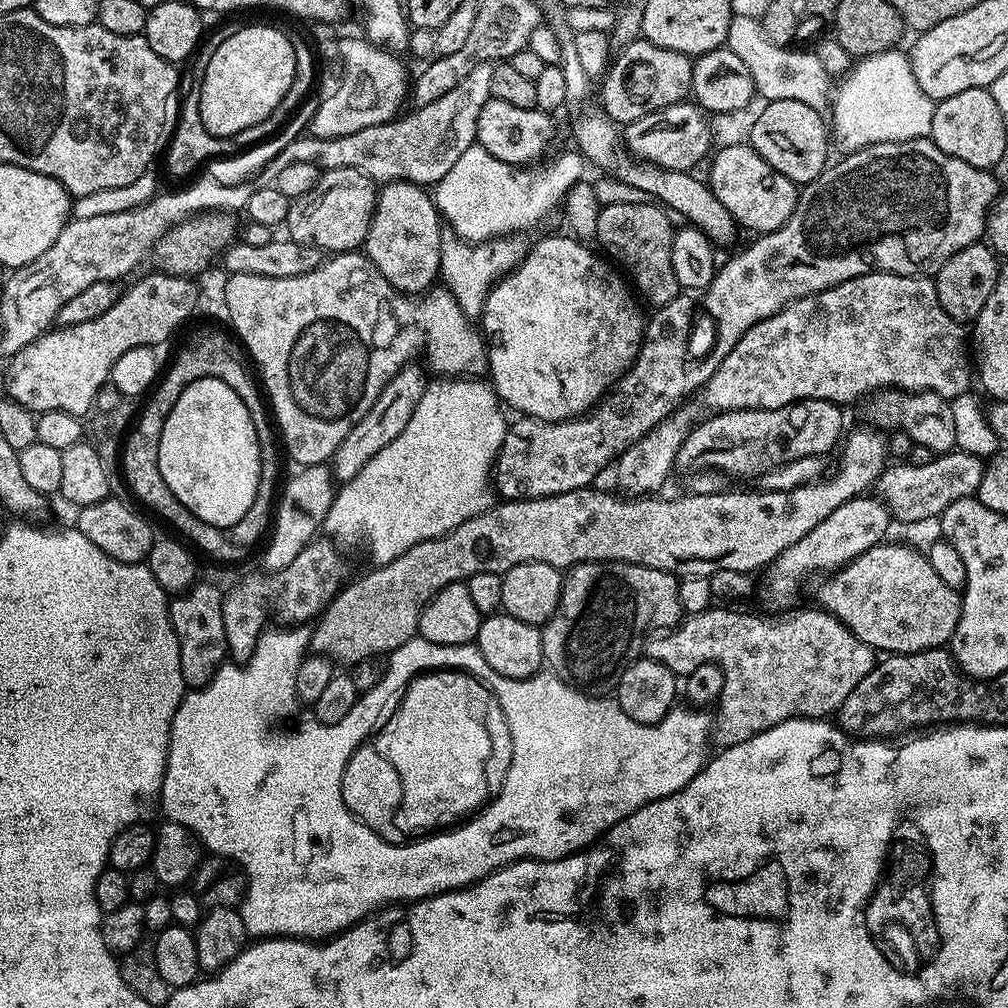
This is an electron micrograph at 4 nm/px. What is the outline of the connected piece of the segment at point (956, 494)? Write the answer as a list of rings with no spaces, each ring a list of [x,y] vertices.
[[[959,450],[937,455],[927,466],[914,466],[907,462],[896,462],[885,467],[878,481],[878,496],[898,521],[916,524],[919,520],[932,520],[944,515],[950,502],[958,502],[958,498],[975,496],[982,482],[985,461],[979,456],[971,456]]]

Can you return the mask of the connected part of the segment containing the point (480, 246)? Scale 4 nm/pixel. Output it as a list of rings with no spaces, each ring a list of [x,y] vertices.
[[[447,226],[440,230],[440,276],[443,287],[454,294],[458,306],[469,318],[484,315],[484,303],[490,290],[508,272],[514,271],[527,255],[530,244],[520,234],[498,236],[490,240],[469,242],[460,239],[456,232]]]

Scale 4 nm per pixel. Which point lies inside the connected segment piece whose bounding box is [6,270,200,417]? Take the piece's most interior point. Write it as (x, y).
(62, 370)

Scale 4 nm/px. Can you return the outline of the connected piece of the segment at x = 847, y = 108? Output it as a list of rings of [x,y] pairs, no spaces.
[[[900,50],[863,57],[839,83],[830,101],[830,132],[845,153],[880,142],[931,137],[936,104],[918,86],[911,59]]]

